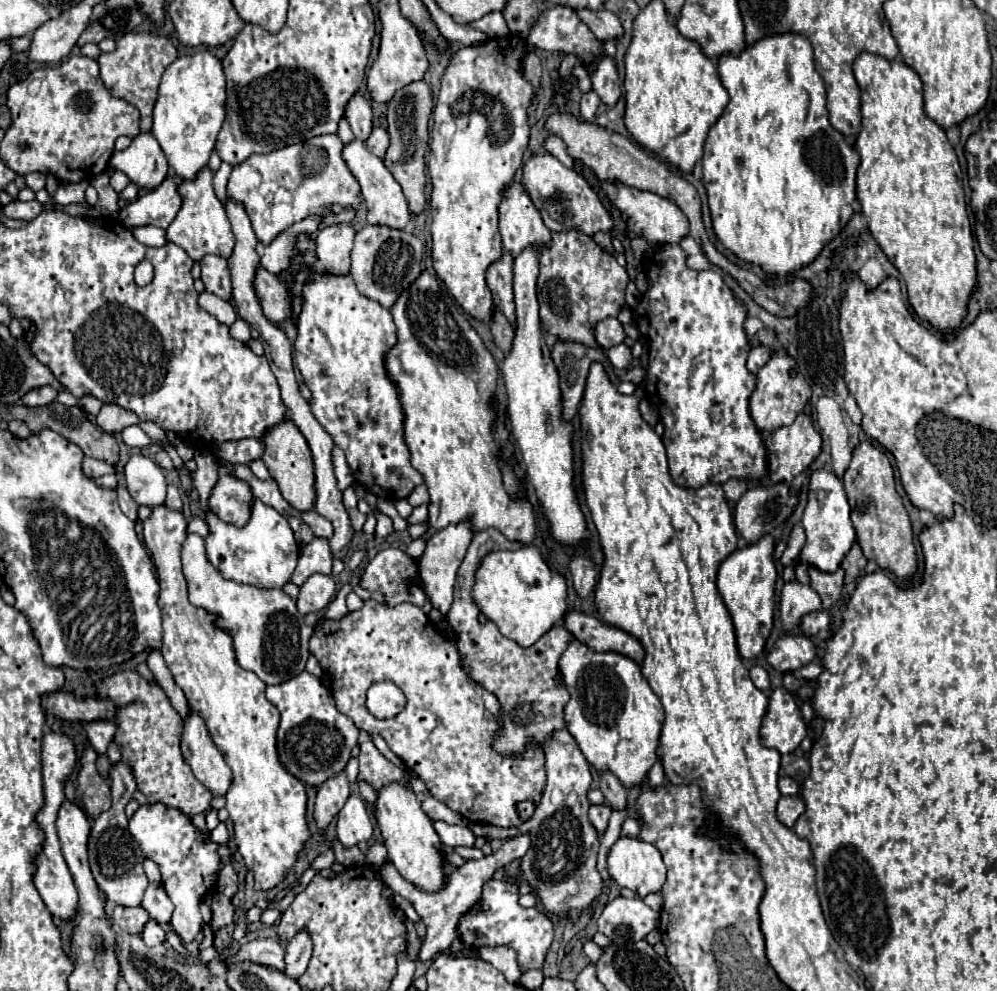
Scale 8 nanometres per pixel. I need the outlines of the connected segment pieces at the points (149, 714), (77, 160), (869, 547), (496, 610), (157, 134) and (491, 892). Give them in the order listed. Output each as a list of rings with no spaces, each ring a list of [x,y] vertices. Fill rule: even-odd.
[[[119,671],[111,677],[105,677],[97,689],[101,697],[111,697],[119,705],[119,711],[113,717],[113,721],[119,725],[115,741],[121,745],[123,761],[135,769],[137,789],[147,797],[147,801],[163,801],[165,805],[181,809],[187,813],[187,817],[195,817],[197,813],[207,811],[211,807],[213,795],[195,779],[191,767],[183,759],[179,747],[183,719],[171,707],[161,685],[147,683],[135,671]]]
[[[71,55],[69,59],[63,59],[57,67],[41,67],[35,73],[31,73],[25,81],[15,83],[9,89],[7,107],[11,109],[13,123],[5,133],[5,139],[1,143],[1,157],[7,161],[11,169],[15,169],[17,175],[27,175],[33,171],[51,171],[61,183],[67,181],[83,181],[93,179],[101,171],[107,169],[113,143],[119,135],[135,137],[139,135],[139,111],[123,101],[115,99],[105,87],[99,77],[99,65],[95,59],[83,57],[83,55]],[[37,83],[39,87],[33,91],[29,85]],[[27,143],[29,149],[21,149],[19,145]]]
[[[863,441],[853,449],[853,459],[843,477],[845,493],[851,505],[851,521],[857,533],[857,543],[863,555],[875,561],[881,569],[889,569],[899,579],[911,579],[917,573],[917,551],[913,543],[913,529],[903,501],[895,489],[893,467],[885,453]]]
[[[535,545],[489,553],[475,573],[473,597],[481,613],[493,621],[505,637],[519,641],[523,647],[533,645],[547,629],[561,621],[567,611],[565,577],[547,565],[543,553]]]
[[[207,49],[179,57],[165,69],[153,109],[151,133],[159,141],[167,163],[177,177],[193,181],[207,165],[225,119],[225,99],[225,75],[221,61]]]
[[[489,879],[483,885],[483,893],[479,899],[479,909],[469,907],[457,921],[457,937],[469,951],[477,951],[479,947],[511,947],[517,953],[517,963],[521,971],[543,969],[545,953],[553,943],[555,925],[549,915],[541,913],[537,907],[521,907],[519,905],[519,887],[507,881]]]

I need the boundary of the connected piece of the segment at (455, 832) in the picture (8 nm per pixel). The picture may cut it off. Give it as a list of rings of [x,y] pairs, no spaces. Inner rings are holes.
[[[437,823],[437,835],[441,837],[441,841],[449,847],[455,845],[465,845],[465,847],[473,847],[475,843],[475,835],[467,825],[449,825],[449,823]]]

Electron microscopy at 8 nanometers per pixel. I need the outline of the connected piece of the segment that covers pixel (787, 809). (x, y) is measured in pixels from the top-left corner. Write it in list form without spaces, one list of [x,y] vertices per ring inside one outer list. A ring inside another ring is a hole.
[[[799,795],[781,797],[777,803],[777,819],[787,827],[793,827],[793,823],[799,819],[803,811],[805,811],[805,803]]]

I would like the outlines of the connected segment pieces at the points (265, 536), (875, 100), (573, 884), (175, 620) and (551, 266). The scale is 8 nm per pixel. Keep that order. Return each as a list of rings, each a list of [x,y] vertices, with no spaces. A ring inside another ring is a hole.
[[[255,497],[251,501],[251,517],[247,525],[235,527],[225,523],[213,511],[207,511],[205,523],[209,527],[209,535],[205,537],[207,559],[225,579],[261,589],[283,587],[291,579],[301,547],[297,545],[287,517],[277,513],[273,507],[267,507]]]
[[[861,53],[853,63],[853,73],[861,87],[863,117],[863,131],[855,143],[861,157],[861,165],[857,169],[857,199],[863,207],[869,231],[905,279],[909,303],[915,313],[929,321],[937,331],[951,333],[967,315],[969,297],[977,287],[977,259],[961,185],[963,173],[955,149],[947,141],[945,131],[927,117],[923,109],[923,83],[903,61],[889,61],[873,53]]]
[[[557,731],[545,745],[545,773],[547,783],[535,809],[531,821],[525,821],[519,831],[531,833],[531,847],[523,857],[521,871],[525,881],[533,887],[547,911],[567,917],[579,917],[585,907],[589,907],[603,889],[601,875],[597,871],[599,853],[599,833],[591,825],[587,811],[587,791],[591,785],[591,767],[571,733]]]
[[[165,505],[155,507],[153,515],[143,521],[143,539],[147,549],[151,551],[151,559],[157,569],[159,577],[159,609],[163,615],[163,647],[161,653],[167,661],[167,667],[175,679],[175,683],[183,689],[191,709],[195,709],[201,719],[205,721],[205,727],[223,755],[225,763],[233,771],[233,783],[231,789],[227,791],[227,805],[225,809],[229,811],[229,817],[233,821],[233,831],[235,831],[235,843],[239,853],[245,859],[247,869],[253,871],[255,875],[255,889],[271,889],[283,877],[291,871],[297,853],[305,847],[309,839],[309,829],[305,821],[305,809],[307,809],[307,795],[305,795],[305,785],[301,781],[295,781],[291,773],[279,765],[277,759],[277,749],[275,749],[275,735],[279,727],[279,711],[275,705],[271,705],[265,699],[265,683],[253,673],[243,669],[237,663],[235,649],[233,649],[233,639],[231,633],[225,629],[219,629],[217,615],[209,613],[201,607],[195,607],[187,599],[187,581],[181,573],[181,545],[187,537],[187,521],[183,513],[171,511]]]
[[[579,231],[553,233],[553,243],[539,255],[539,317],[543,327],[563,339],[575,341],[585,347],[601,349],[593,331],[601,319],[617,317],[625,305],[627,271],[617,263],[613,255],[603,251],[593,237]]]

